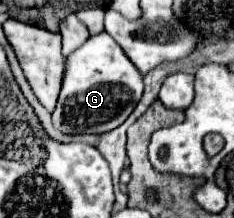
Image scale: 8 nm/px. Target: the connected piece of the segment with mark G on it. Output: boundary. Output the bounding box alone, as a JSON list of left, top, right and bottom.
[52,32,144,134]

